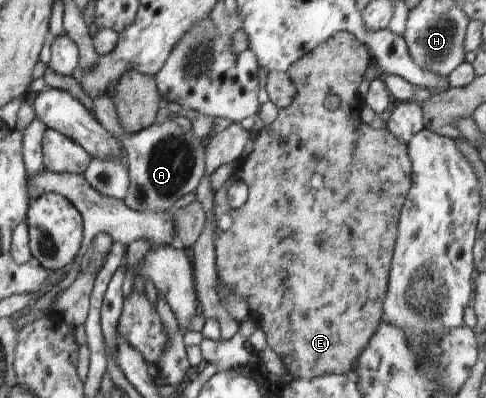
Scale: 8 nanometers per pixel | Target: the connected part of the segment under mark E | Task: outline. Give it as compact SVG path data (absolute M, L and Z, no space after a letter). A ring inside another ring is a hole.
M347 31L334 34L322 45L316 46L309 54L294 62L287 69L286 73L291 77L293 84L296 86L295 98L287 108L279 109L273 124L264 127L258 133L251 153L246 159L240 161L240 164L235 168L229 179L221 188L214 192L212 211L214 212L215 222L217 223L223 214L229 214L232 218L232 226L228 230L223 231L218 229L217 225L214 228L213 242L216 252L216 269L219 283L247 301L251 319L254 322L258 322L259 328L265 333L268 346L282 358L287 372L291 373L294 380L308 381L315 377L332 375L333 373L336 375L352 375L359 354L362 353L364 346L370 341L370 338L382 322L383 301L388 289L390 264L396 238L398 237L399 218L397 216L399 216L408 190L411 188L413 176L412 164L406 143L399 142L399 139L394 137L389 131L371 128L361 120L360 112L364 102L357 88L361 84L365 69L371 63L373 63L373 58L370 50L363 43L360 43L355 38L355 35ZM329 94L339 96L341 105L339 105L337 112L333 112L323 105L323 100ZM237 180L245 182L248 186L249 196L247 202L241 208L233 210L227 204L227 191Z

